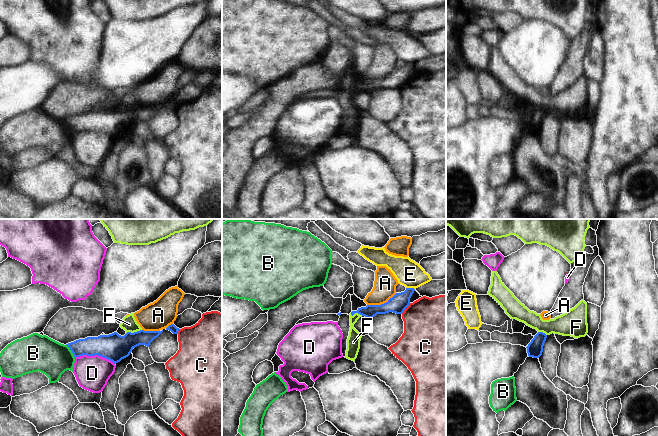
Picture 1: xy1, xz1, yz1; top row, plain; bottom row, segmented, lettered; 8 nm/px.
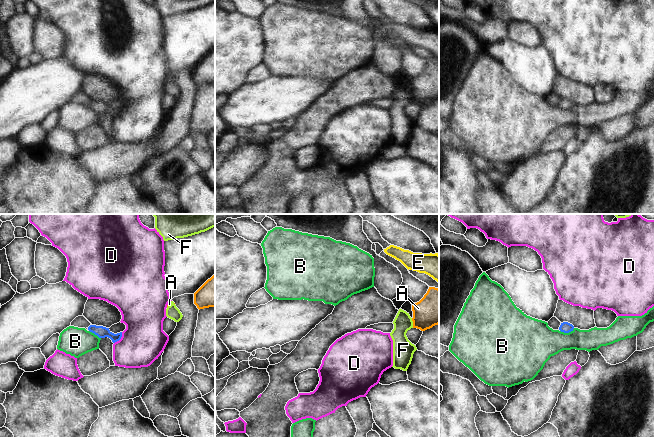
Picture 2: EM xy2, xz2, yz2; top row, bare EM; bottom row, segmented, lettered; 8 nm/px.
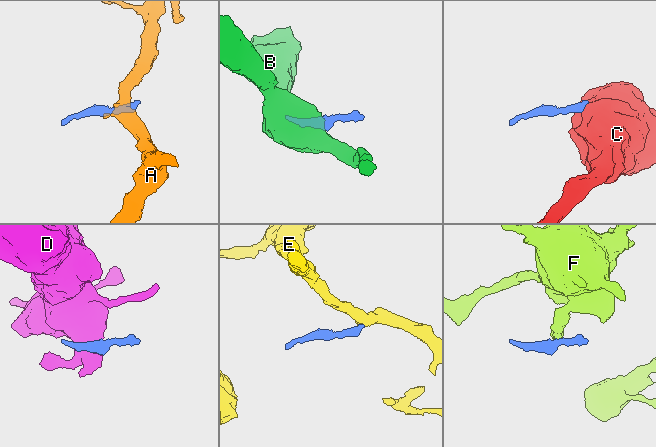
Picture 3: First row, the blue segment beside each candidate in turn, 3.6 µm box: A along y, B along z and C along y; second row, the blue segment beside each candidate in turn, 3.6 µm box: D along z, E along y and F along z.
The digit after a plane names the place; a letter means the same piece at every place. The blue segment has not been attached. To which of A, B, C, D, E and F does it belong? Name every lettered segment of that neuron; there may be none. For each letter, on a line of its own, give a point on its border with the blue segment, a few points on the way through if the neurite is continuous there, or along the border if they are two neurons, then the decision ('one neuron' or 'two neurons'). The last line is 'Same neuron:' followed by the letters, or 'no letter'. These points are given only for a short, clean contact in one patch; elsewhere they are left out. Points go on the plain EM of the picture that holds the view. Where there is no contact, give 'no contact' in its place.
A: contact xz1 (381, 80); border xz1 (396, 69), (383, 79), (367, 81); two neurons
B: contact yz2 (567, 108); two neurons
C: contact xz1 (406, 83); border xz1 (410, 79), (401, 89); two neurons
D: contact xy1 (95, 130); two neurons
E: contact xz1 (410, 64); border xz1 (406, 63), (414, 65); two neurons
F: contact xy1 (134, 108); border xy1 (141, 105), (126, 109); two neurons
Same neuron: no letter

